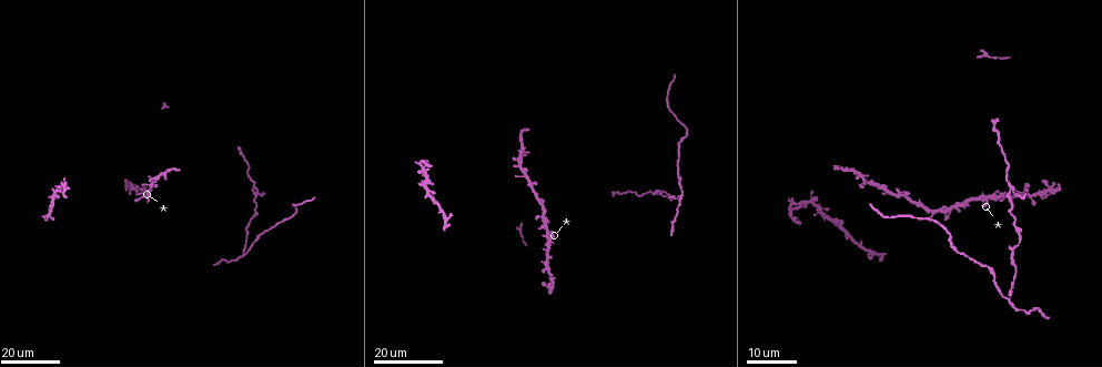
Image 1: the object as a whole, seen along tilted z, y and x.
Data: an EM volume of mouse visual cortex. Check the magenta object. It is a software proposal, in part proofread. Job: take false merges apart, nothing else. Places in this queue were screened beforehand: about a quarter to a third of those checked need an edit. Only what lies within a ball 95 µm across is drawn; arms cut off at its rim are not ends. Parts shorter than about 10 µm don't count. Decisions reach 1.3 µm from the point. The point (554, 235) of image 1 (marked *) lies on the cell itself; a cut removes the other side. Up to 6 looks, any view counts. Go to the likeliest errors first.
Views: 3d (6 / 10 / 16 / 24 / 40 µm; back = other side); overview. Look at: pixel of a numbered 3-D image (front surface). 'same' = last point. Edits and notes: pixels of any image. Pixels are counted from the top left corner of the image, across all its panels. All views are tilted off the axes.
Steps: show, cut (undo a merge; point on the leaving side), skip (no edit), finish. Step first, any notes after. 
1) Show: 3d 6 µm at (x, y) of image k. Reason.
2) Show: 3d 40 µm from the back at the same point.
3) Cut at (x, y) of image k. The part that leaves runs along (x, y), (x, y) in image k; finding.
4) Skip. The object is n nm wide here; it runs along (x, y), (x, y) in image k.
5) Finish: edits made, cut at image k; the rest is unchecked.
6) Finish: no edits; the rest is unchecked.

Show: 3d 24 µm at (1007, 300) of image 1. Arms part here.

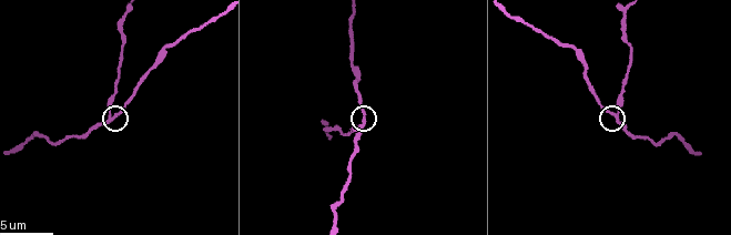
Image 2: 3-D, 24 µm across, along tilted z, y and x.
Show: 3d 6 µm at (109, 117) of image 2.

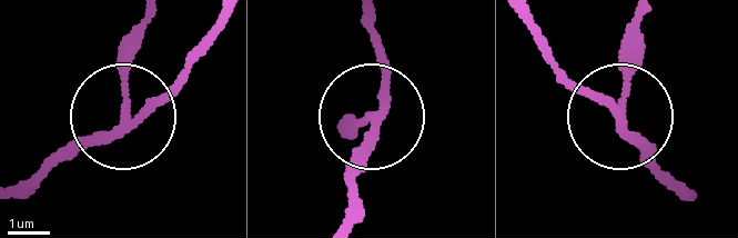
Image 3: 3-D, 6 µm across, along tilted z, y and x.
Skip. The side arm is 16 µm long; it runs along (147, 18), (118, 124), (50, 175) in image 3; one cell here.

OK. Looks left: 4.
Show: 3d 16 µm at (546, 241) of image 1. Four or more arms meet.

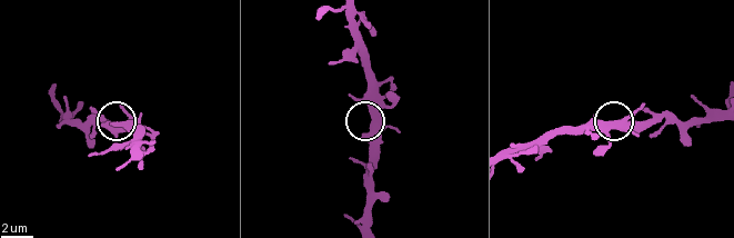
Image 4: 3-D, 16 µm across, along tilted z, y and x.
Show: 3d 10 µm at (370, 107) of image 4.

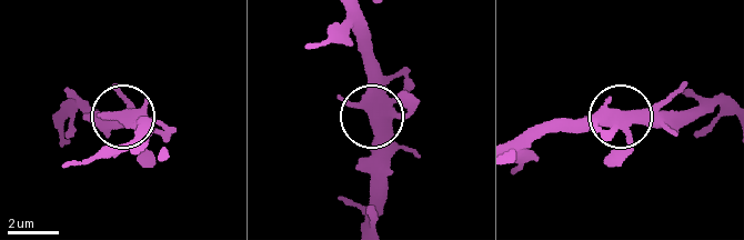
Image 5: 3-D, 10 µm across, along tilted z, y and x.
Show: 3d 6 µm at (373, 117) of image 5. Zoom in.

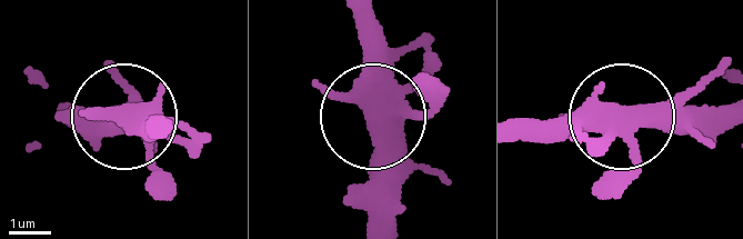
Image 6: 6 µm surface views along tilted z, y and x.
Skip. The object is 460 nm wide here; it runs along (620, 191), (629, 116), (718, 73) in image 6; one cell here.

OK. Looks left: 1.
Finish: no edits; the rest is unchecked.

